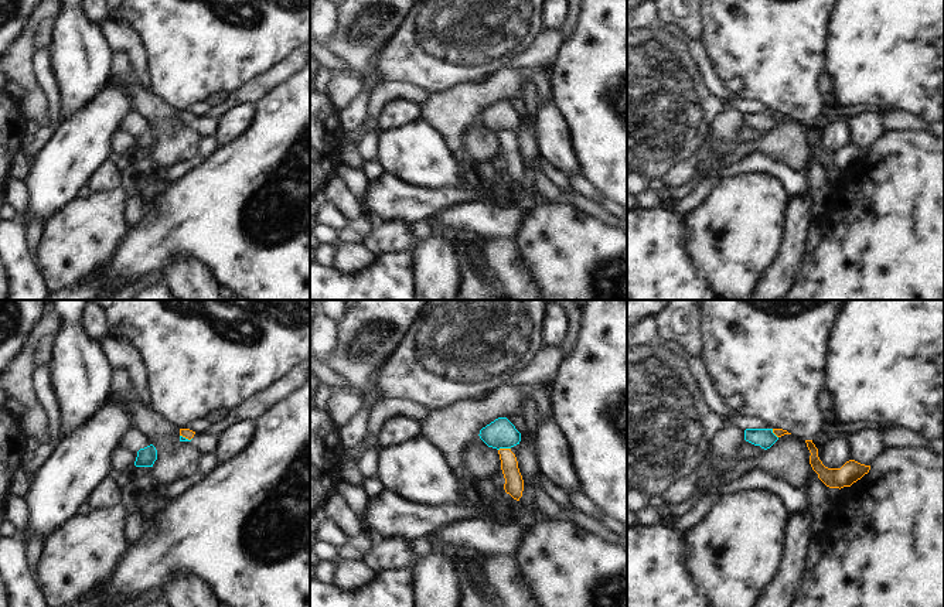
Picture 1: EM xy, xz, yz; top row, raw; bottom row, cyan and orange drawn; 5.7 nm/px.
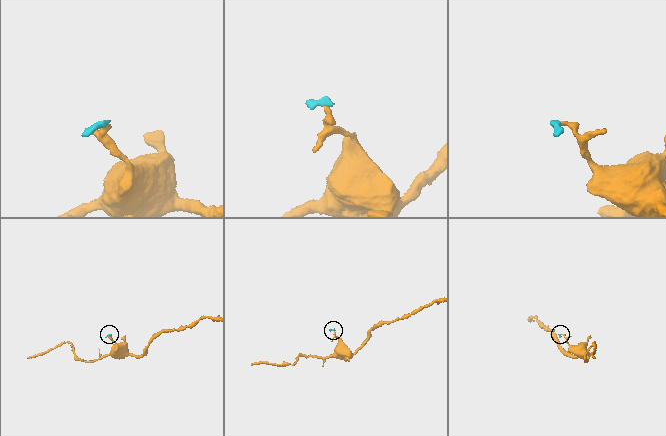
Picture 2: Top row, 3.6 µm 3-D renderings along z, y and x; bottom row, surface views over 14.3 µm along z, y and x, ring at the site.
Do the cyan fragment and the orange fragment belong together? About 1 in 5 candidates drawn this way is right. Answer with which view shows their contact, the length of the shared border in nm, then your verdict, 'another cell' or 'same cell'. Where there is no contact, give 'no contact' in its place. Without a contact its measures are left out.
xz | 70 nm | another cell

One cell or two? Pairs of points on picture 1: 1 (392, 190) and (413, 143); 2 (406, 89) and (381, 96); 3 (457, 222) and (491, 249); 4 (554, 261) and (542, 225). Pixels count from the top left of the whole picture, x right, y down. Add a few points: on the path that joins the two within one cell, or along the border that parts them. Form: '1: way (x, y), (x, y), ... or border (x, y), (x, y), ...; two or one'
1: border (387, 173), (411, 184), (430, 187); two
2: way (401, 89), (387, 92); one
3: border (479, 236), (513, 238); two
4: way (554, 252), (554, 236), (551, 234); one

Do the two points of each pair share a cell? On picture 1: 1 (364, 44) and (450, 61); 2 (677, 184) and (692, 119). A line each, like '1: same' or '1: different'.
1: different
2: different

